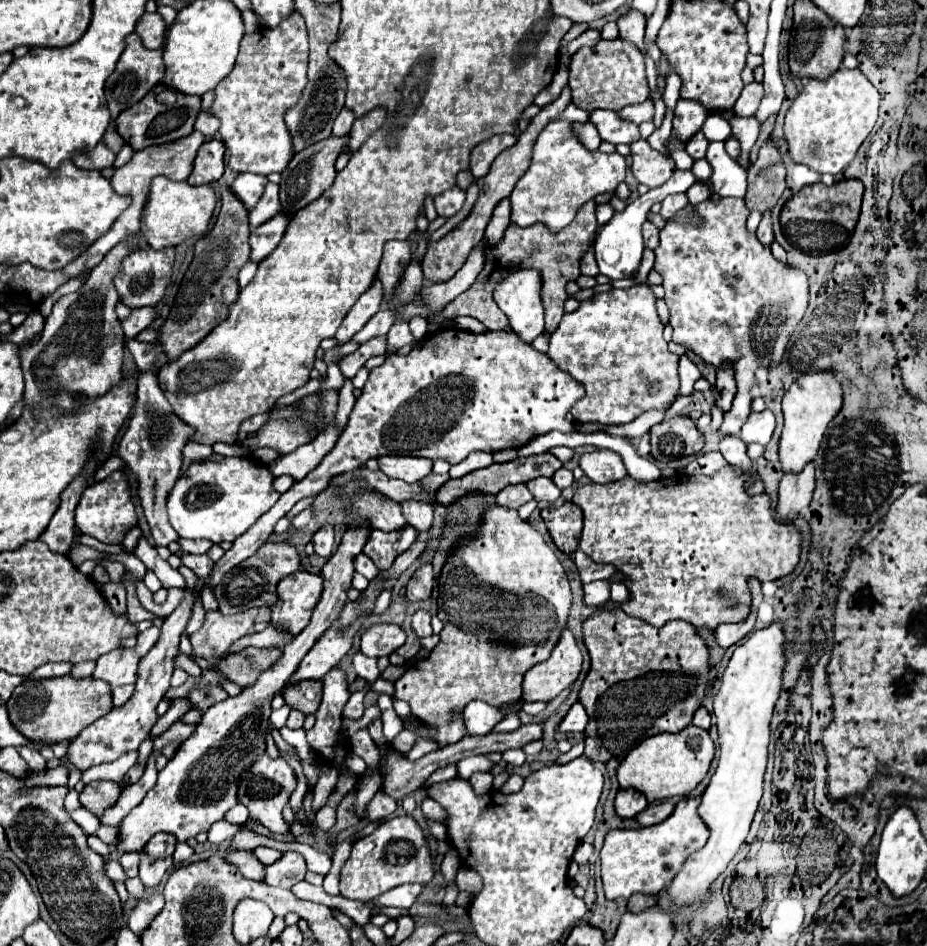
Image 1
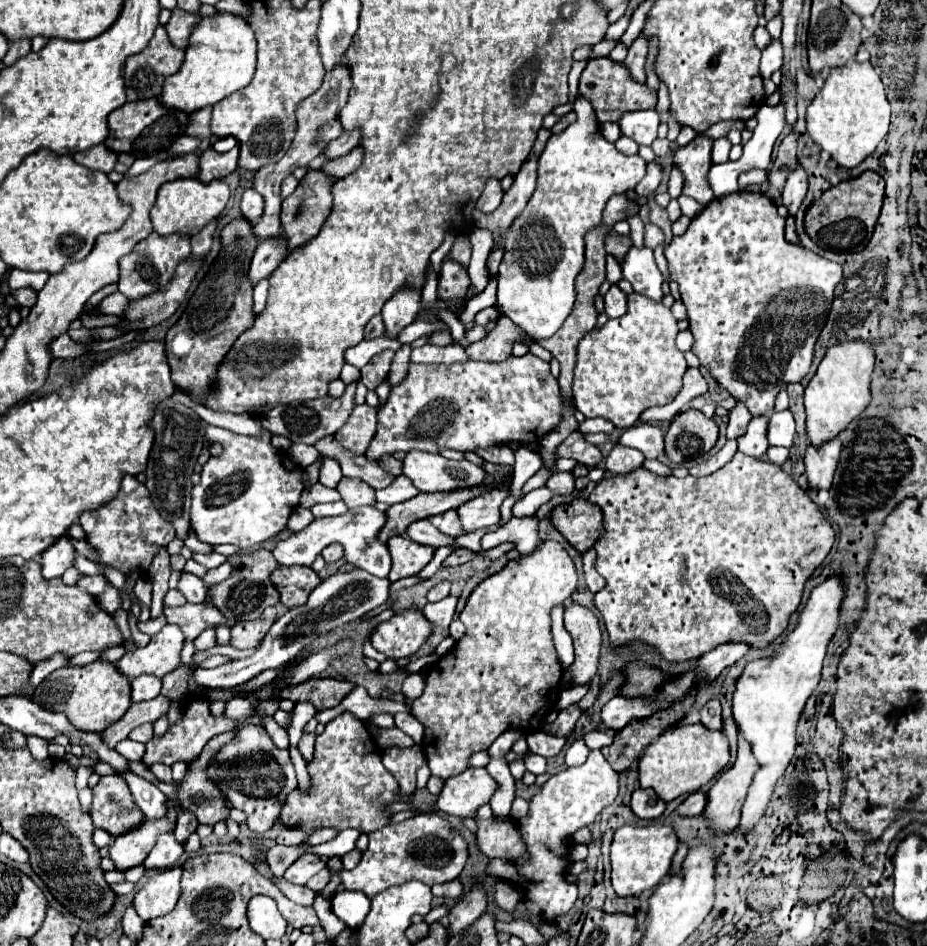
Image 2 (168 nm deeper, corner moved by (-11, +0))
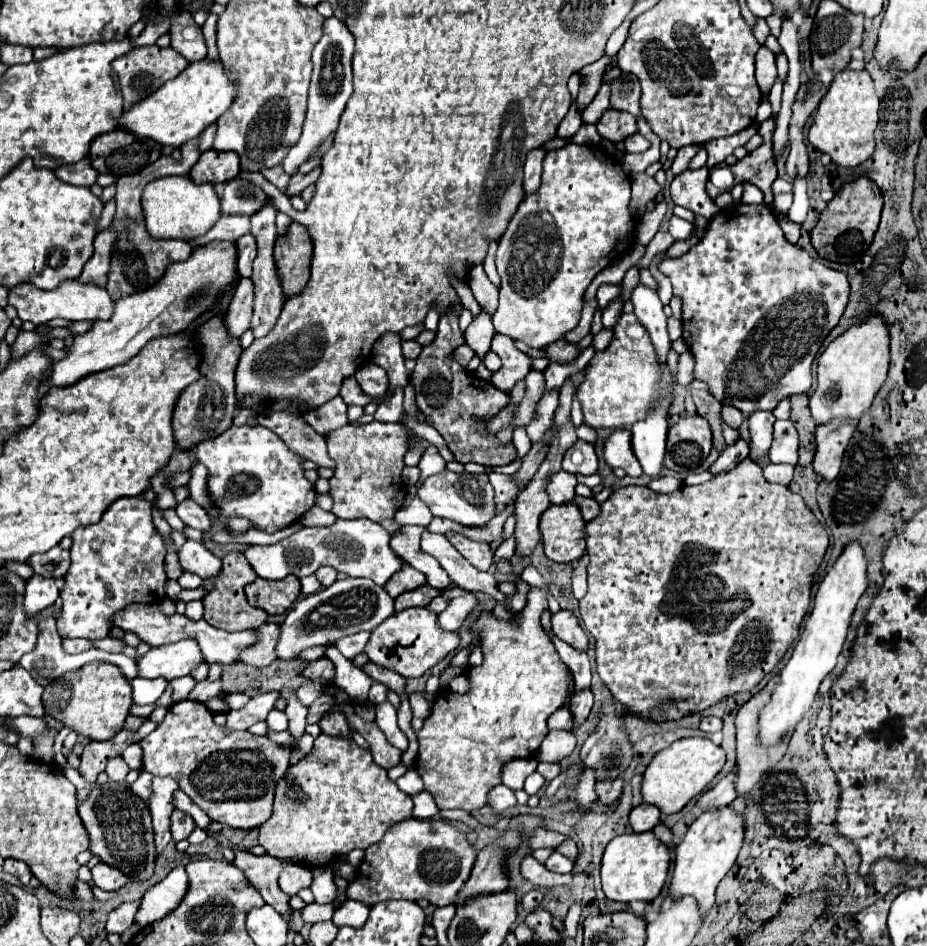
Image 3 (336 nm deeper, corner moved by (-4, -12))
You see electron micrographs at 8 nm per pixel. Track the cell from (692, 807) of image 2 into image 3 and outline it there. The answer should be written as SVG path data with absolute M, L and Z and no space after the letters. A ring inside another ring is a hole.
M735 768L711 790L707 790L705 794L701 794L697 808L701 810L709 810L713 806L727 806L737 798L737 790L735 790Z

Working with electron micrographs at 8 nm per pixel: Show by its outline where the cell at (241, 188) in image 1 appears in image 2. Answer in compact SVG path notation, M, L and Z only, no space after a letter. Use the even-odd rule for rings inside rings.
M254 188L244 190L240 210L242 210L242 216L244 216L246 220L250 220L252 224L256 224L256 222L258 222L258 218L262 218L262 210L264 210L262 196L260 196Z

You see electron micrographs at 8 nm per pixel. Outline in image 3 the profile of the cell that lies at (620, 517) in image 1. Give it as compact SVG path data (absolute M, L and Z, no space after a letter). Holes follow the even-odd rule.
M751 458L737 464L737 468L733 468L731 472L719 474L717 478L711 478L705 484L683 486L671 494L655 494L645 486L617 488L609 496L609 500L601 504L599 518L585 526L585 540L591 562L587 568L589 590L581 600L581 618L591 636L595 638L597 672L605 686L611 690L613 698L621 702L627 712L637 718L645 718L653 724L677 722L685 716L699 714L739 692L749 692L777 666L787 648L799 636L801 620L807 614L811 602L813 576L829 544L825 528L807 508L803 498L799 494L793 494L787 486L767 482L763 478L763 468L757 462L751 462Z

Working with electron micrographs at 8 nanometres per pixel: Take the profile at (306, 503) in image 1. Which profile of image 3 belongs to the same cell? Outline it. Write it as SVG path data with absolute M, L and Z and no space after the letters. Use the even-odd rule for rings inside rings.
M371 422L365 426L343 426L327 434L329 456L335 460L335 476L331 482L333 514L337 518L367 518L381 524L391 536L401 532L395 522L395 496L405 488L403 484L403 456L407 454L407 430L401 424Z

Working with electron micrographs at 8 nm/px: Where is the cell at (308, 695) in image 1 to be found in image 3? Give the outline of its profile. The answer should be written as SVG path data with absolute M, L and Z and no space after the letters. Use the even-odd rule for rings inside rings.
M333 712L333 714L327 714L323 716L323 720L319 722L323 734L337 734L337 736L345 736L345 738L351 738L349 734L349 724L343 716L343 712Z

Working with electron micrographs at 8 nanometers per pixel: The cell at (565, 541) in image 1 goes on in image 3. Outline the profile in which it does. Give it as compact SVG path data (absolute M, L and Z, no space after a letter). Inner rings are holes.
M577 504L549 506L543 512L539 530L547 558L555 562L575 562L585 552L585 520Z

